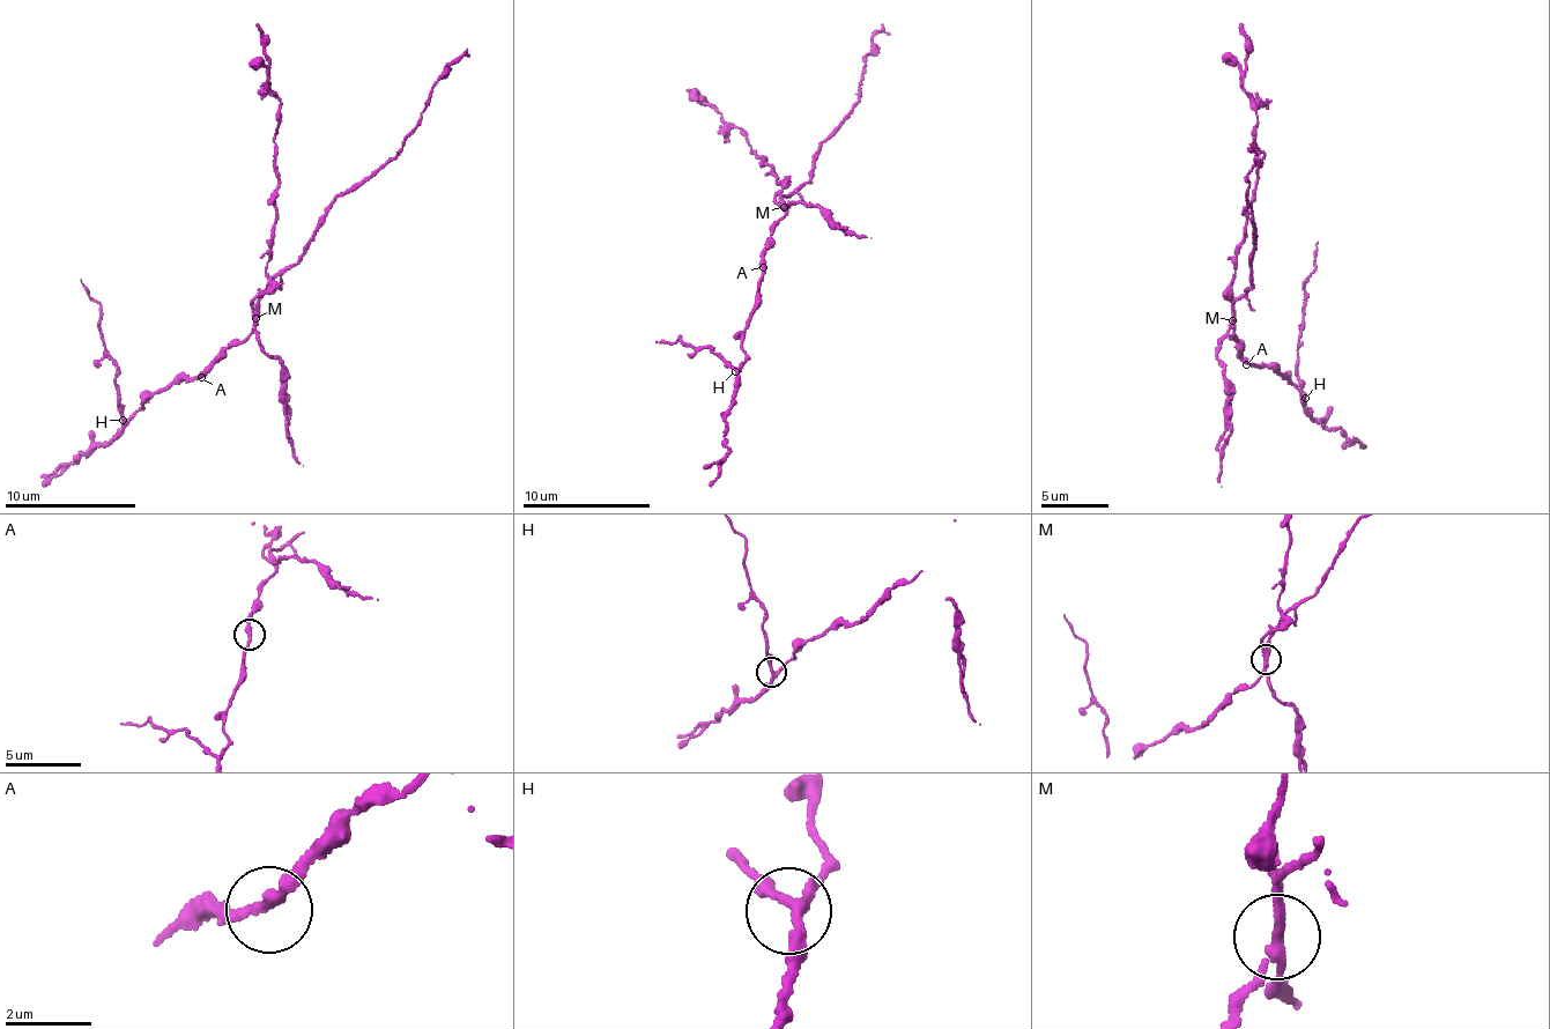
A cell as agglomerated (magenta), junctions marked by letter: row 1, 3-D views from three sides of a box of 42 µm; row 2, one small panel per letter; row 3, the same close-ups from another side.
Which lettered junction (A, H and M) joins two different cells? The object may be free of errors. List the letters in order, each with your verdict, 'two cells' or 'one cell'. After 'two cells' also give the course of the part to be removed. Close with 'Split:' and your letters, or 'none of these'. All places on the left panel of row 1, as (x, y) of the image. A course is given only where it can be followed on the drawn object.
A: one cell
H: one cell
M: two cells; foreign part runs (254, 317), (256, 301), (269, 288), (268, 242), (277, 179), (277, 95), (268, 80), (264, 34), (256, 23)
Split: M

